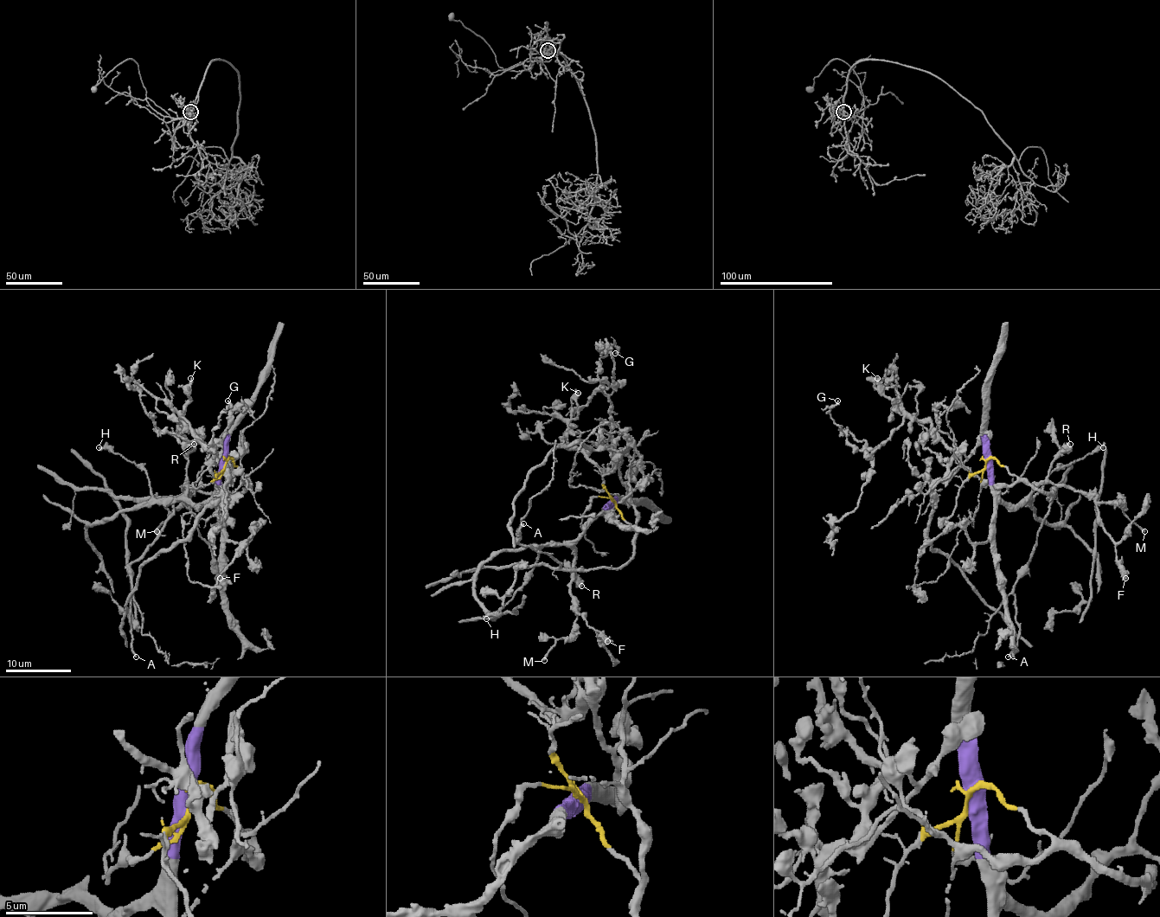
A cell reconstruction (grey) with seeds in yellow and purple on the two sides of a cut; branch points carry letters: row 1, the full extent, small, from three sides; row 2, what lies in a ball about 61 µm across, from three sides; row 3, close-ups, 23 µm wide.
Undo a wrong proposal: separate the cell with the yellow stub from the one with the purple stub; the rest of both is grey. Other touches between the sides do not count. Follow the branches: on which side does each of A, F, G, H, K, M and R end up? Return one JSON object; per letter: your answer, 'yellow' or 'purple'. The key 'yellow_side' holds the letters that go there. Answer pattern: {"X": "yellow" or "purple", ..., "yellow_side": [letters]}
{"A": "yellow", "F": "purple", "G": "yellow", "H": "purple", "K": "yellow", "M": "purple", "R": "purple", "yellow_side": ["A", "G", "K"]}

